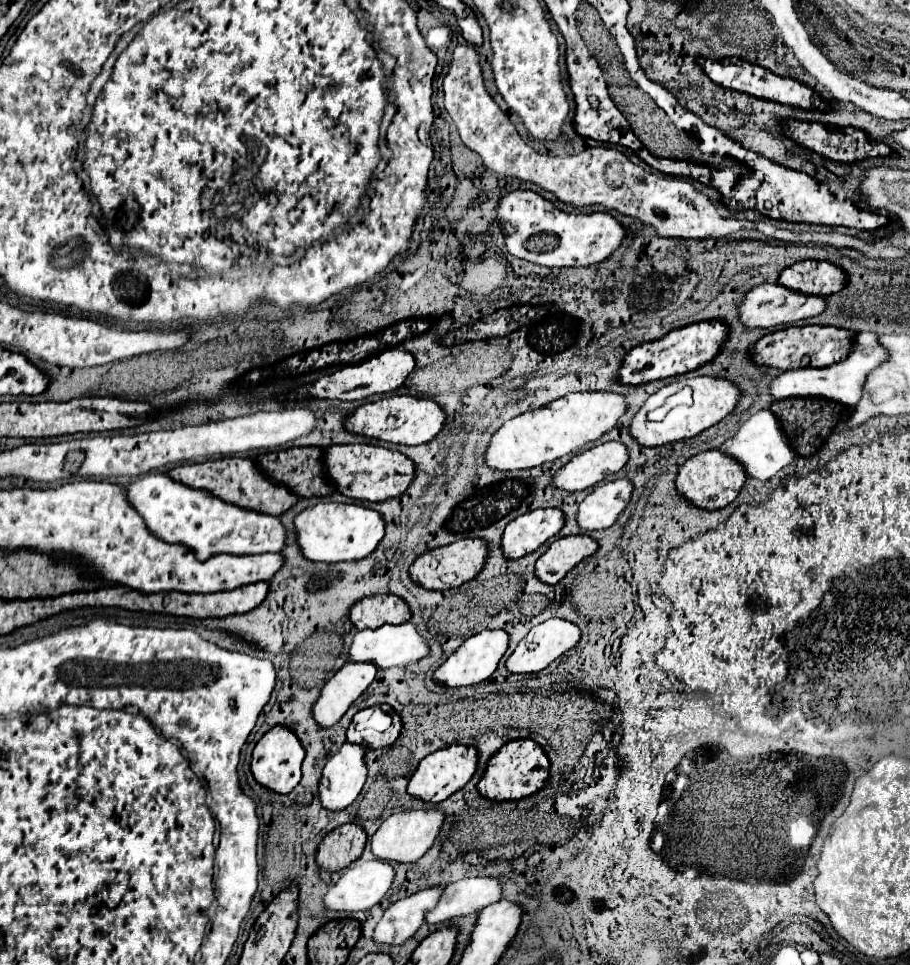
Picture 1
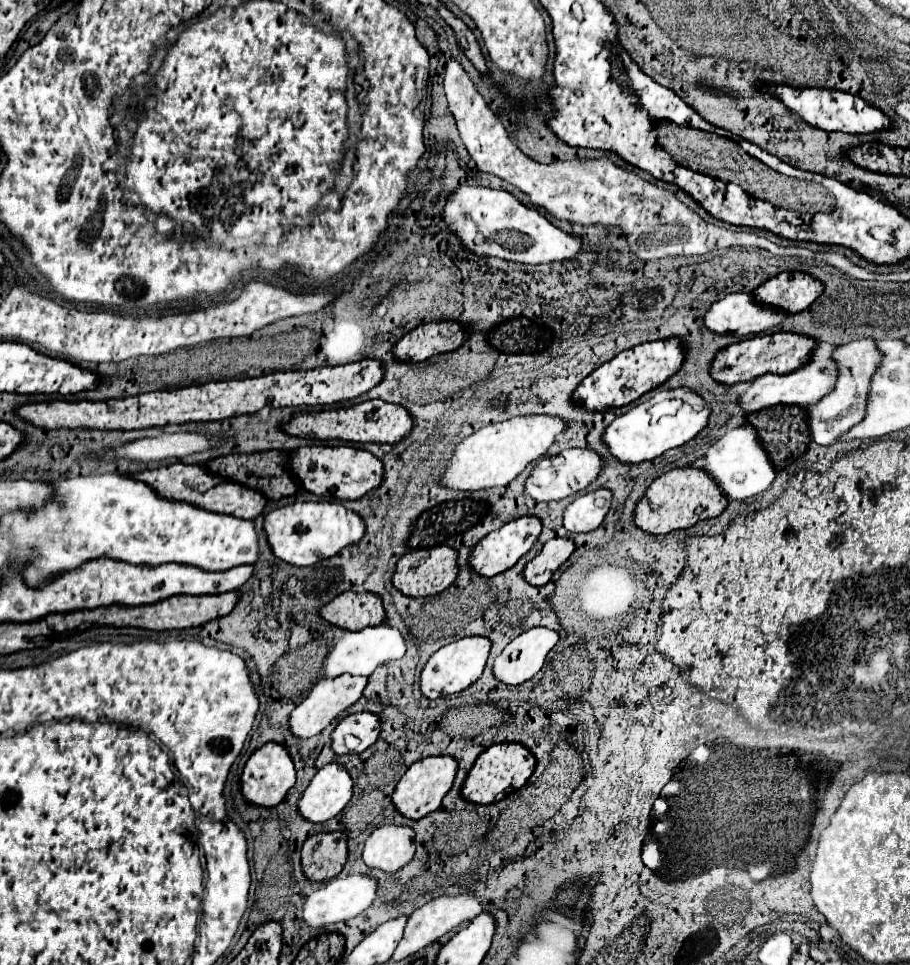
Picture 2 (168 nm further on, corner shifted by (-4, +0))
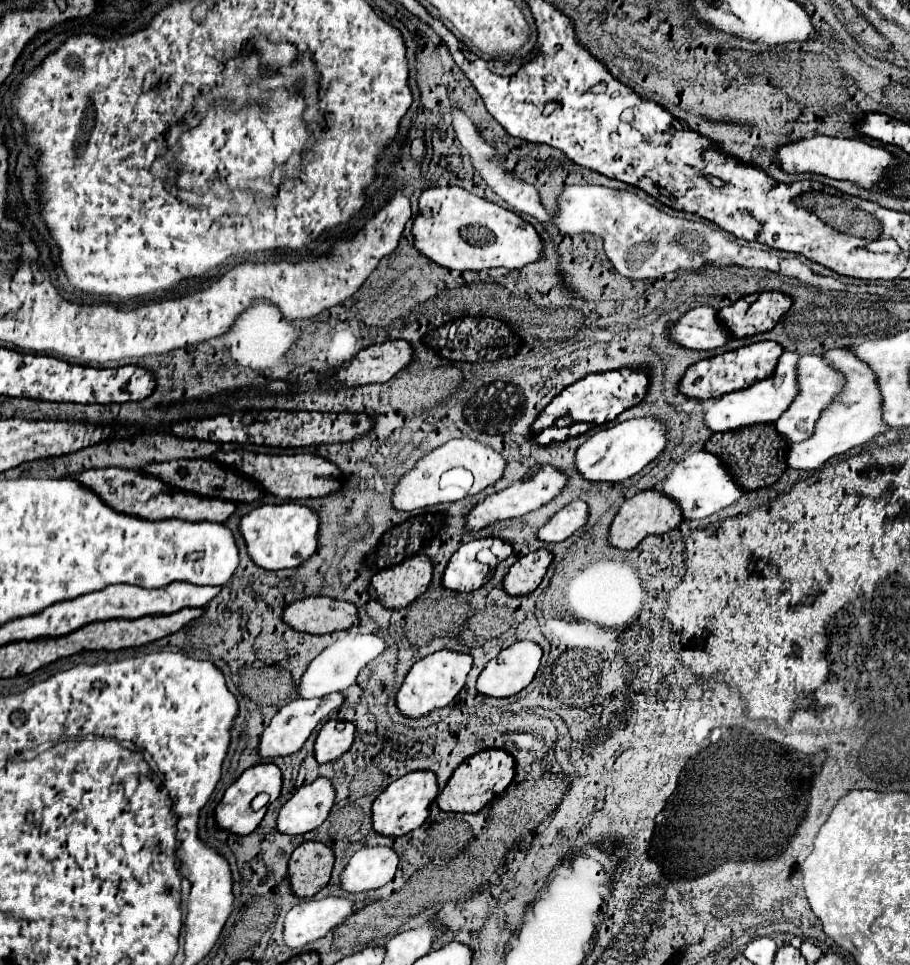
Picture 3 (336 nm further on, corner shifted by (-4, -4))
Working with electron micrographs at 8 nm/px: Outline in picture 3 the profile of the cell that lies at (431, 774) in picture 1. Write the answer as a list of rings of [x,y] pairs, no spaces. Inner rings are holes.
[[[429,769],[425,771],[411,771],[397,781],[393,781],[373,803],[373,829],[383,835],[407,835],[409,831],[421,827],[429,817],[429,807],[433,805],[435,797],[439,795],[437,775]]]

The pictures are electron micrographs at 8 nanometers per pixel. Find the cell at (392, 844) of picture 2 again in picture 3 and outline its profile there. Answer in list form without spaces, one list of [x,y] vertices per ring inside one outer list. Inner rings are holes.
[[[365,845],[351,857],[349,865],[341,873],[341,887],[347,893],[379,889],[393,881],[397,867],[399,855],[393,847]]]

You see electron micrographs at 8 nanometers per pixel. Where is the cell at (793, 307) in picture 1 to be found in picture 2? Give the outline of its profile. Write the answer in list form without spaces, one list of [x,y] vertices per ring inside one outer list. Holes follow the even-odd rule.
[[[735,293],[725,295],[705,311],[703,327],[717,335],[757,335],[785,317],[787,313],[771,313],[763,305],[753,305],[749,293]]]

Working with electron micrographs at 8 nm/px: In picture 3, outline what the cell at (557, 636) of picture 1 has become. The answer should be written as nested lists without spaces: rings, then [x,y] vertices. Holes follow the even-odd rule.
[[[517,641],[503,649],[483,669],[477,681],[477,689],[489,697],[511,697],[523,691],[539,669],[543,649],[535,641]]]

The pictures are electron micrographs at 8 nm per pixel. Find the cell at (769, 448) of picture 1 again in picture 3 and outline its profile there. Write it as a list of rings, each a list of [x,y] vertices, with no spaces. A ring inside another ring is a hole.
[[[707,451],[693,453],[689,457],[685,457],[681,463],[677,463],[673,473],[661,483],[661,491],[665,495],[673,497],[681,505],[685,521],[709,517],[721,509],[733,505],[745,493],[743,489],[739,489],[739,483],[735,481],[735,477],[727,469],[727,465],[723,461],[719,461],[719,457],[715,457],[713,453],[707,453]]]

